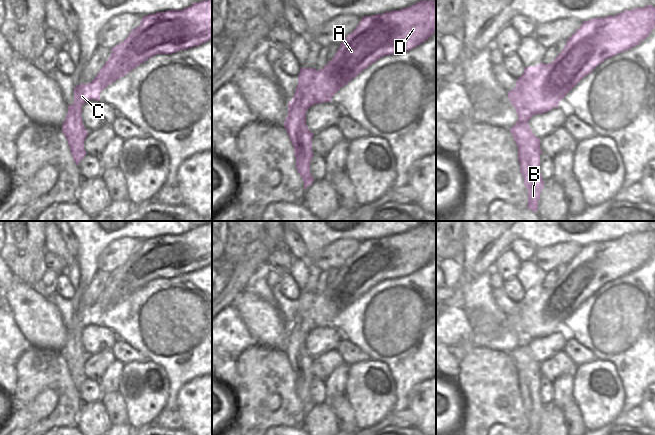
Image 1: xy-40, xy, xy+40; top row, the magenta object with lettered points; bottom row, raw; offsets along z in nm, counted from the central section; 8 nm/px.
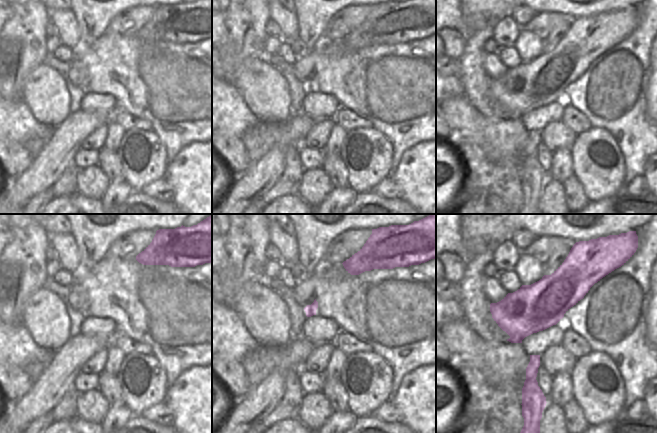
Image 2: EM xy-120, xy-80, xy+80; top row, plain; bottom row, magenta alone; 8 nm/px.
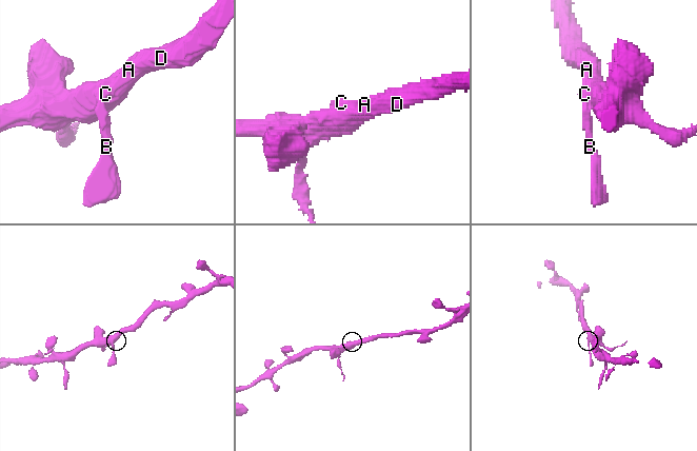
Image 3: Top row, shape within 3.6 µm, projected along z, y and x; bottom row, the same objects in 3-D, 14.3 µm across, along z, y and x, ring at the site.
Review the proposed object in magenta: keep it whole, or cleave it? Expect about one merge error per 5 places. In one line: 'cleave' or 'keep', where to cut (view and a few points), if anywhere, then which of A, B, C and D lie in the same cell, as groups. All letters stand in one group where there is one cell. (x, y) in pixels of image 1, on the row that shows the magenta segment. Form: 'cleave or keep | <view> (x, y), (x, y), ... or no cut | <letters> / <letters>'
keep | no cut | A B C D

